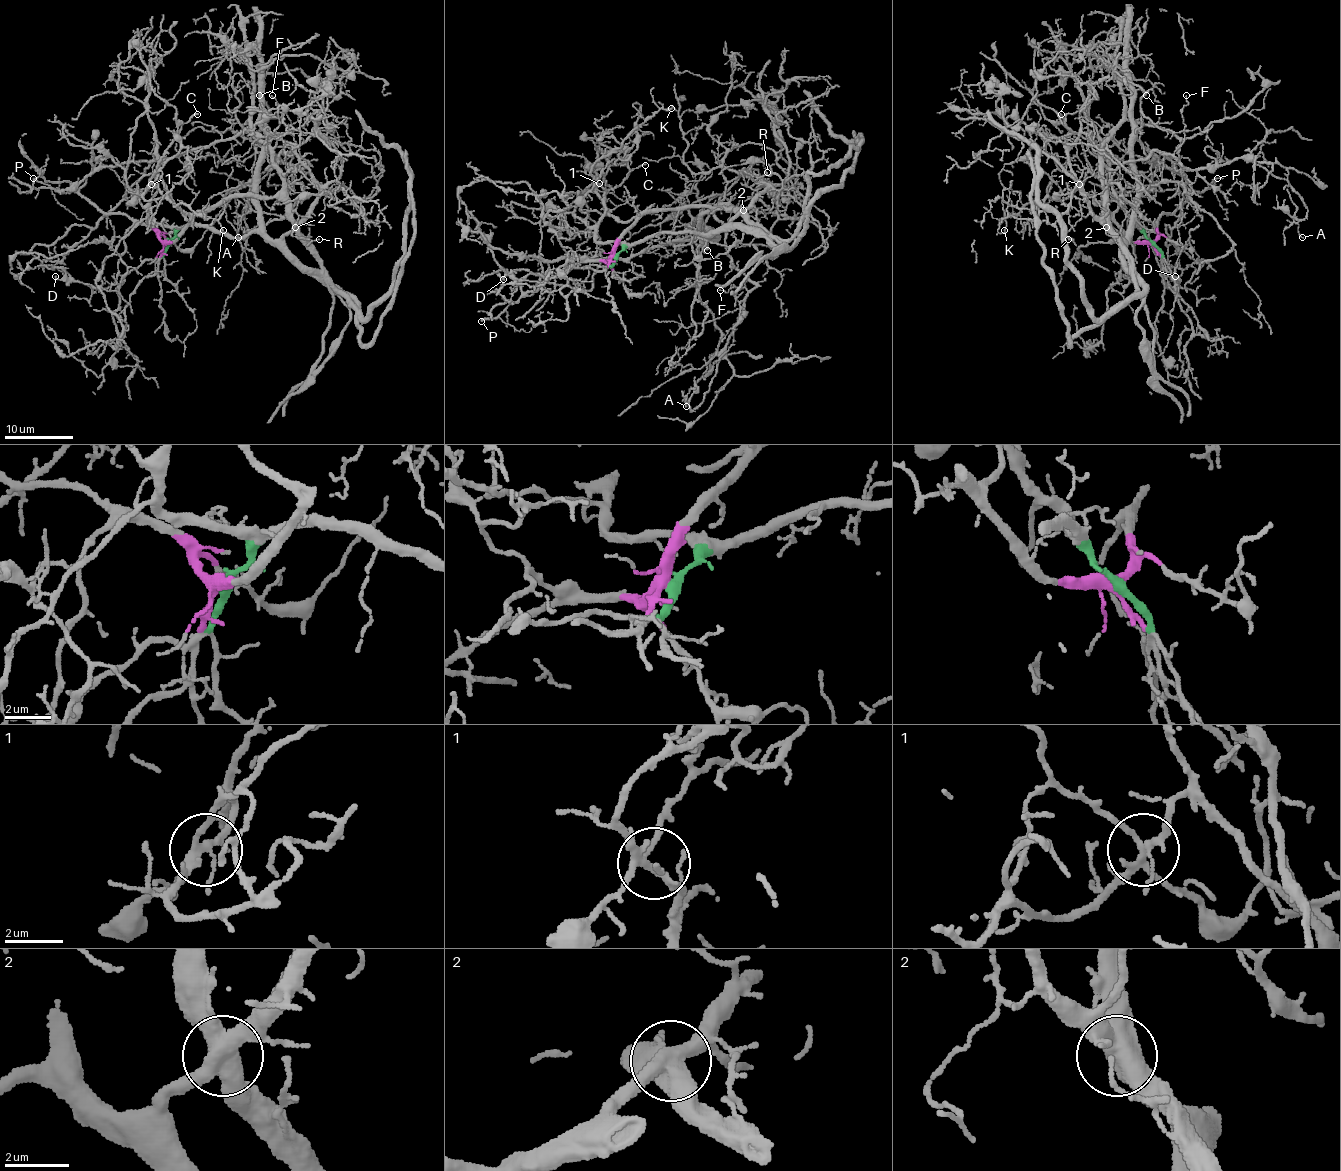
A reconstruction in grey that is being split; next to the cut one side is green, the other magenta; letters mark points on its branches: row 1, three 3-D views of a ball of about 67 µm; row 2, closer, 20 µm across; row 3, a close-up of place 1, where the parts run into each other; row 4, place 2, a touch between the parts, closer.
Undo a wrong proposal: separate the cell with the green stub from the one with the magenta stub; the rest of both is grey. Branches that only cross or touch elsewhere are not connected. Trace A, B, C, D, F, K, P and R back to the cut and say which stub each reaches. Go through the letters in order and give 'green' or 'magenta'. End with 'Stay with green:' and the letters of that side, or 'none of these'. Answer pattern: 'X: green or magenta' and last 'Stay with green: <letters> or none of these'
A: magenta
B: green
C: green
D: magenta
F: magenta
K: green
P: magenta
R: green
Stay with green: B, C, K, R

